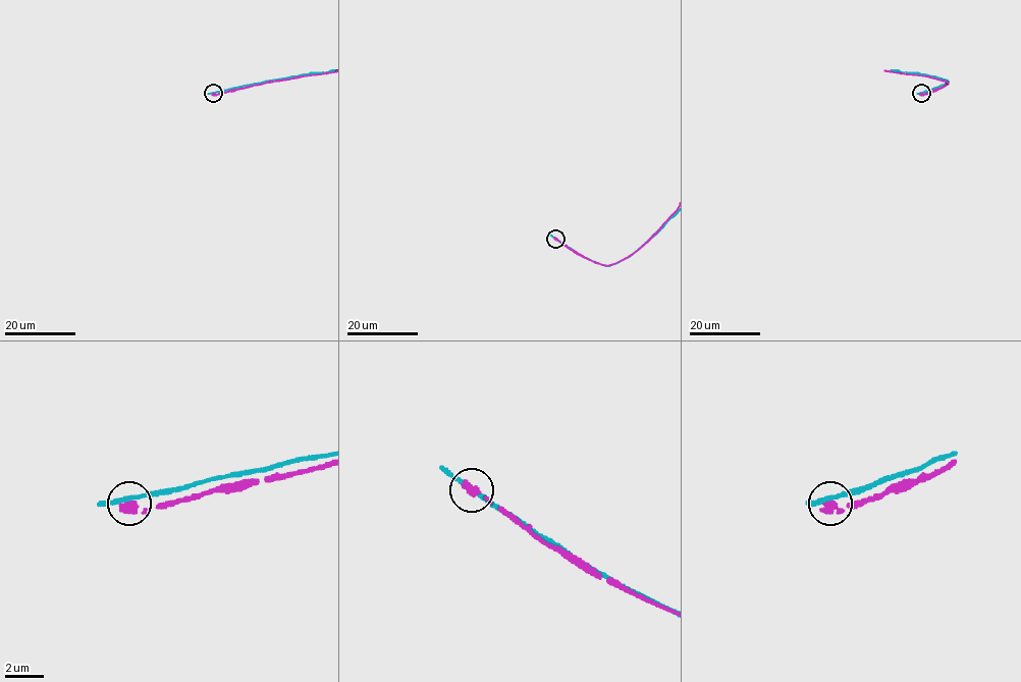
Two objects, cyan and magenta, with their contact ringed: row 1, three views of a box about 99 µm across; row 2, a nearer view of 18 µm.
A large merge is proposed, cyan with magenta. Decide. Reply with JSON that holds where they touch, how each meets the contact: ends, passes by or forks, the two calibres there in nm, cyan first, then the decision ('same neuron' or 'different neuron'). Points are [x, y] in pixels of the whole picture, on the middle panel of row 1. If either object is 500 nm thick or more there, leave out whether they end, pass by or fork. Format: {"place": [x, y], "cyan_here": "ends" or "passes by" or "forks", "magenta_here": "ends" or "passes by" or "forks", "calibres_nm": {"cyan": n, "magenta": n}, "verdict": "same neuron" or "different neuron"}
{"place": [555, 239], "cyan_here": "passes by", "magenta_here": "ends", "calibres_nm": {"cyan": 200, "magenta": 400}, "verdict": "different neuron"}

